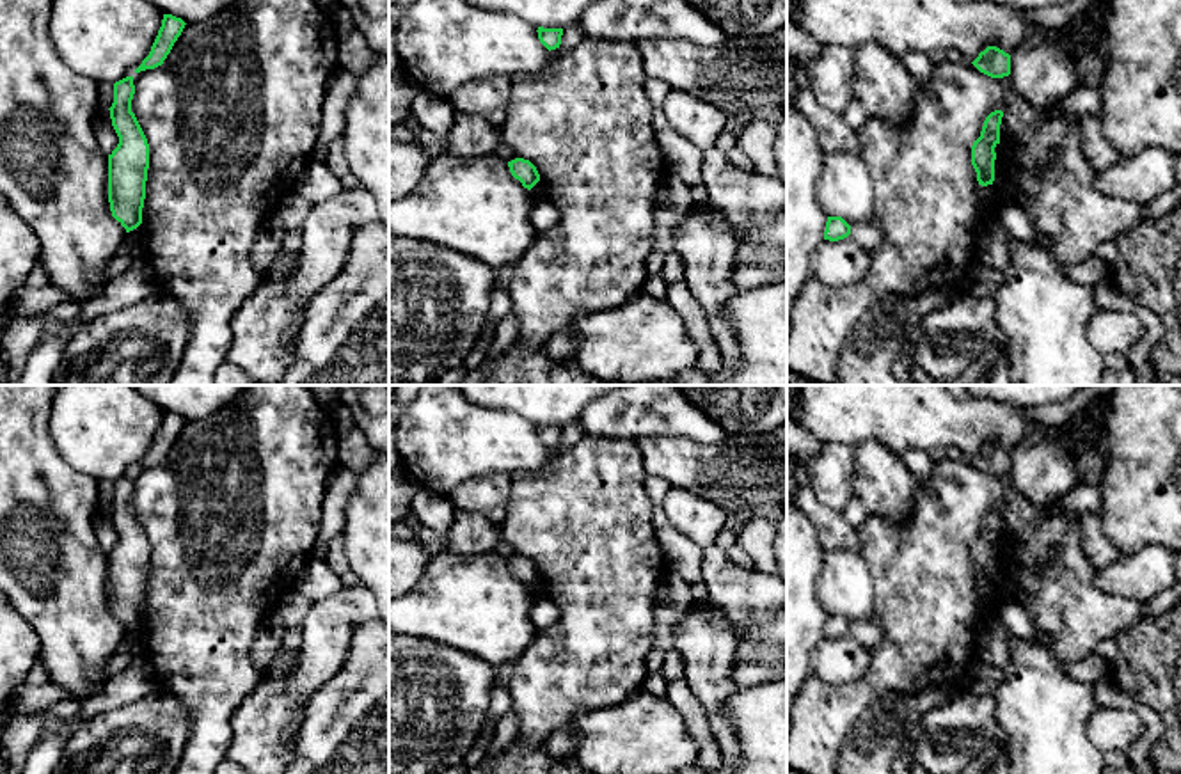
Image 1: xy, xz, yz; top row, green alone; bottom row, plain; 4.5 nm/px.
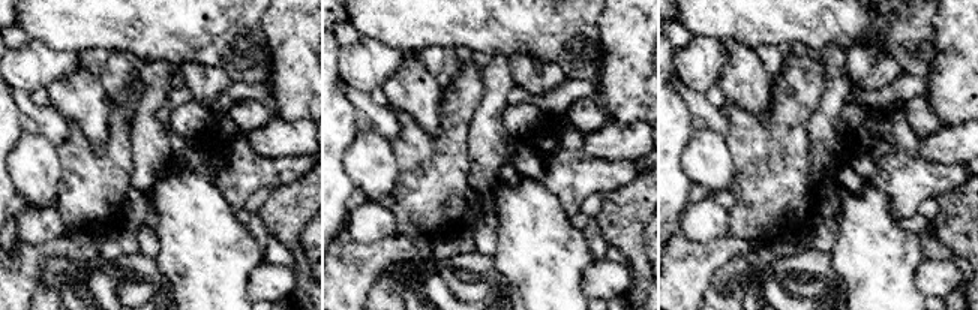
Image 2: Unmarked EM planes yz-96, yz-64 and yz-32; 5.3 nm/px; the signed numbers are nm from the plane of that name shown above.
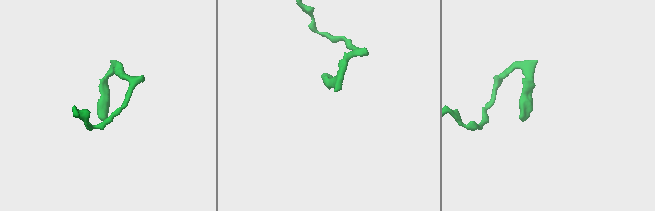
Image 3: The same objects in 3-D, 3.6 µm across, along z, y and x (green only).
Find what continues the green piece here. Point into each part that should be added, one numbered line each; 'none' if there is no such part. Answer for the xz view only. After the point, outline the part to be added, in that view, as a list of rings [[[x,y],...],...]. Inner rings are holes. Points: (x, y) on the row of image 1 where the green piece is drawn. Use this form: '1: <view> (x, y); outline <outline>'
none

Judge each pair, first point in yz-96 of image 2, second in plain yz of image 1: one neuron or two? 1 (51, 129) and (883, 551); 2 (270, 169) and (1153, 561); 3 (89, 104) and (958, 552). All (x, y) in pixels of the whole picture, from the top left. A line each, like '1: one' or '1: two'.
1: two
2: two
3: two

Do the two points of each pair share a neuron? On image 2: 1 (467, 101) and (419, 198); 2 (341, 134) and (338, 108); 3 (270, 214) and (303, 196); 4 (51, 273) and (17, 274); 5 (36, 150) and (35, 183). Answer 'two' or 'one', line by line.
1: one
2: one
3: one
4: two
5: one

